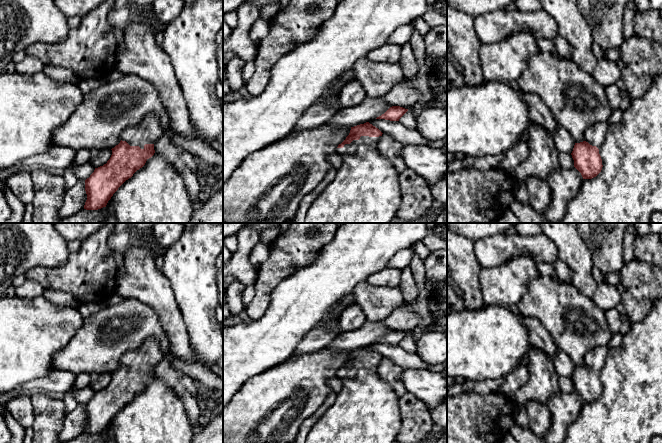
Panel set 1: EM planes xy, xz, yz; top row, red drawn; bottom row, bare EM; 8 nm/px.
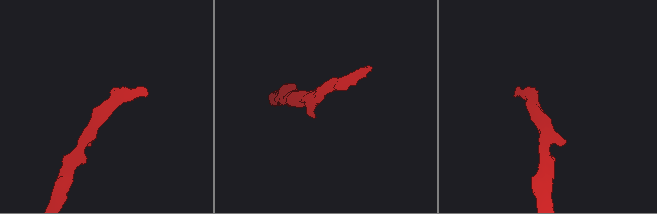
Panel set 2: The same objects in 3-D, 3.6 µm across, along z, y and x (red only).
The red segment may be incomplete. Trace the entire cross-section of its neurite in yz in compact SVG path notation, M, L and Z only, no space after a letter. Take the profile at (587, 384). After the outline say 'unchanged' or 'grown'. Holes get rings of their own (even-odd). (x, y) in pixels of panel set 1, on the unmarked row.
M608 346L593 349L585 355L584 365L575 367L571 379L574 391L581 397L583 403L592 403L601 396L603 389L599 371L609 351Z; grown

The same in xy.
M148 338L139 348L125 353L121 358L120 367L111 373L112 379L107 387L95 392L90 401L85 404L87 424L84 433L98 434L106 431L108 425L118 412L154 379L154 367L162 359L163 351L155 338Z; grown

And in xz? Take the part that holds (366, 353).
M369 346L351 351L349 359L338 369L336 376L344 380L356 377L361 369L377 370L382 358Z; grown

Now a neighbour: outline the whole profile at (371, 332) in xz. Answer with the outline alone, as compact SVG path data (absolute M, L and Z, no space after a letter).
M366 321L362 327L348 332L341 332L327 347L333 352L354 351L370 346L384 338L390 331L382 321Z

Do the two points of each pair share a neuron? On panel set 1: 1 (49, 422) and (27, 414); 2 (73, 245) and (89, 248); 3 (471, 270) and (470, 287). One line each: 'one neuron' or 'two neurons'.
1: two neurons
2: two neurons
3: one neuron

